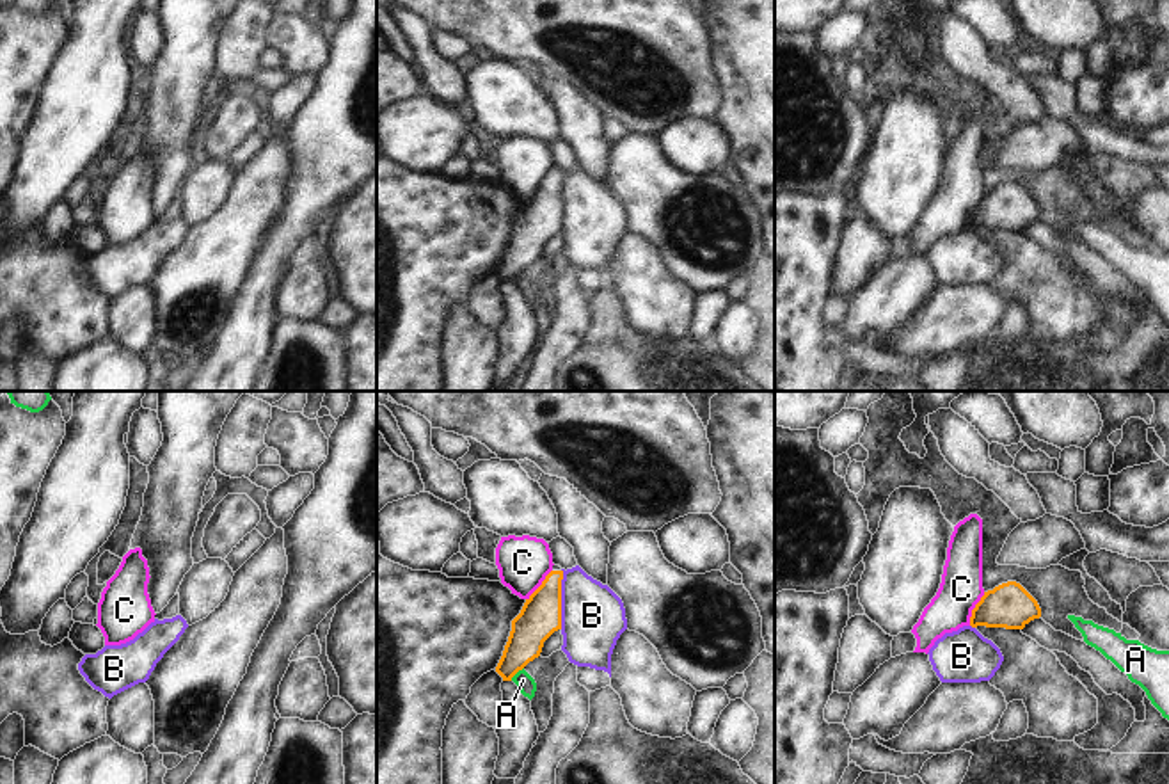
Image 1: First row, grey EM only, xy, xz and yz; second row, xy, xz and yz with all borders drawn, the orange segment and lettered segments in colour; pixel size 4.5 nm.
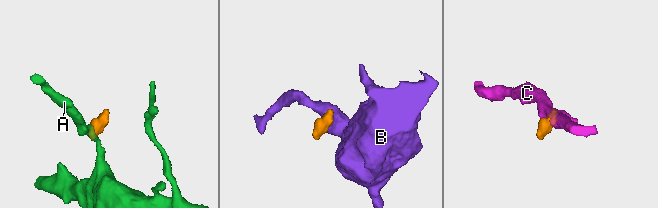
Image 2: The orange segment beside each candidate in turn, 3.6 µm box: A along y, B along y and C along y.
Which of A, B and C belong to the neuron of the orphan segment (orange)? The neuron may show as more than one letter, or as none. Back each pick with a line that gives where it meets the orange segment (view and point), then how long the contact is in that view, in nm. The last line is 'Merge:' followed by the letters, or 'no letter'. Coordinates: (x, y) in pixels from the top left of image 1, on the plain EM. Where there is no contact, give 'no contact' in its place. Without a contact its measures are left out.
Merge: no letter

